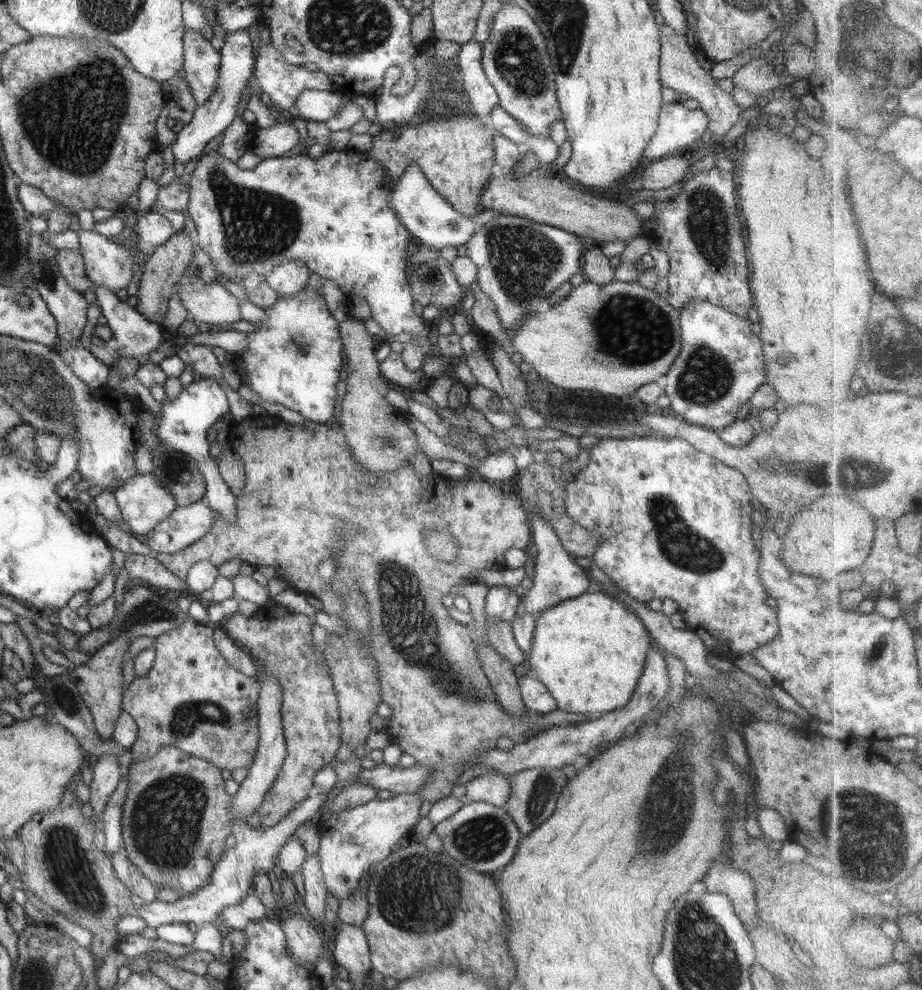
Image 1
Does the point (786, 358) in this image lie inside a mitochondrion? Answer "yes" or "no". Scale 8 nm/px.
no

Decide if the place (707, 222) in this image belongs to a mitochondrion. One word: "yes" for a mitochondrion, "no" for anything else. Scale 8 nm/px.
yes

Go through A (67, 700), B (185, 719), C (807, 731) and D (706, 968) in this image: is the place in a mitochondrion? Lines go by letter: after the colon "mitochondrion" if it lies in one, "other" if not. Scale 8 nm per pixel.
A: mitochondrion
B: mitochondrion
C: other
D: mitochondrion

